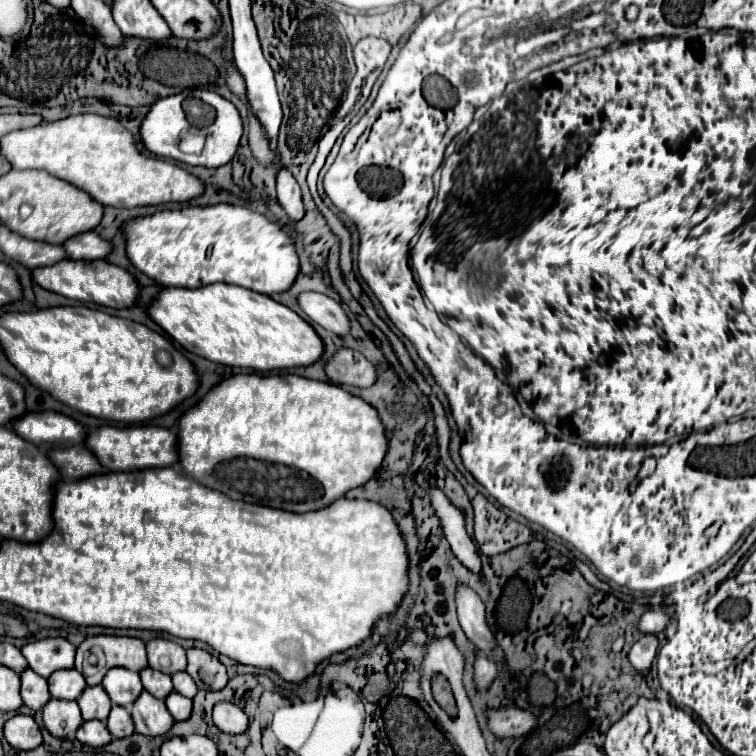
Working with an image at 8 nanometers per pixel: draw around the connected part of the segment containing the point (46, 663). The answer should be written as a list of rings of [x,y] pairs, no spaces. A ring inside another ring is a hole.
[[[42,638],[22,646],[22,654],[28,660],[28,666],[40,676],[50,676],[54,670],[72,668],[76,646],[66,638]]]

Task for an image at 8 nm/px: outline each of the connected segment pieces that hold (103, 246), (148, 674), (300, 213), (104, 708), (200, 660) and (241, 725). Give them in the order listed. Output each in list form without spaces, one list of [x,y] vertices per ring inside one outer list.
[[[94,230],[80,232],[66,240],[66,254],[72,260],[100,260],[110,254],[110,244],[102,240]]]
[[[146,666],[146,668],[140,670],[140,678],[142,678],[144,688],[160,700],[164,700],[172,692],[170,676],[164,676],[164,672],[160,672],[160,670],[154,670],[154,668]]]
[[[278,170],[278,180],[276,180],[276,190],[278,190],[278,202],[290,216],[290,220],[298,222],[304,218],[304,204],[302,204],[302,192],[298,182],[292,178],[288,170]]]
[[[100,684],[98,686],[86,686],[76,702],[82,710],[84,720],[94,720],[96,718],[96,720],[104,722],[110,708],[112,708],[112,702],[108,700],[108,694],[104,692],[104,688]]]
[[[190,648],[188,652],[188,674],[196,680],[198,688],[220,690],[228,682],[226,666],[204,648]]]
[[[226,700],[216,702],[212,718],[214,718],[214,724],[228,734],[240,734],[248,728],[248,716],[234,702],[226,702]]]

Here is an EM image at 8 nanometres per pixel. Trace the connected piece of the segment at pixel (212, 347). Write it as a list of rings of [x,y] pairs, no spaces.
[[[232,284],[162,288],[150,302],[146,314],[184,350],[224,366],[260,372],[298,368],[316,362],[324,352],[316,330],[296,312],[270,300],[270,296]]]

